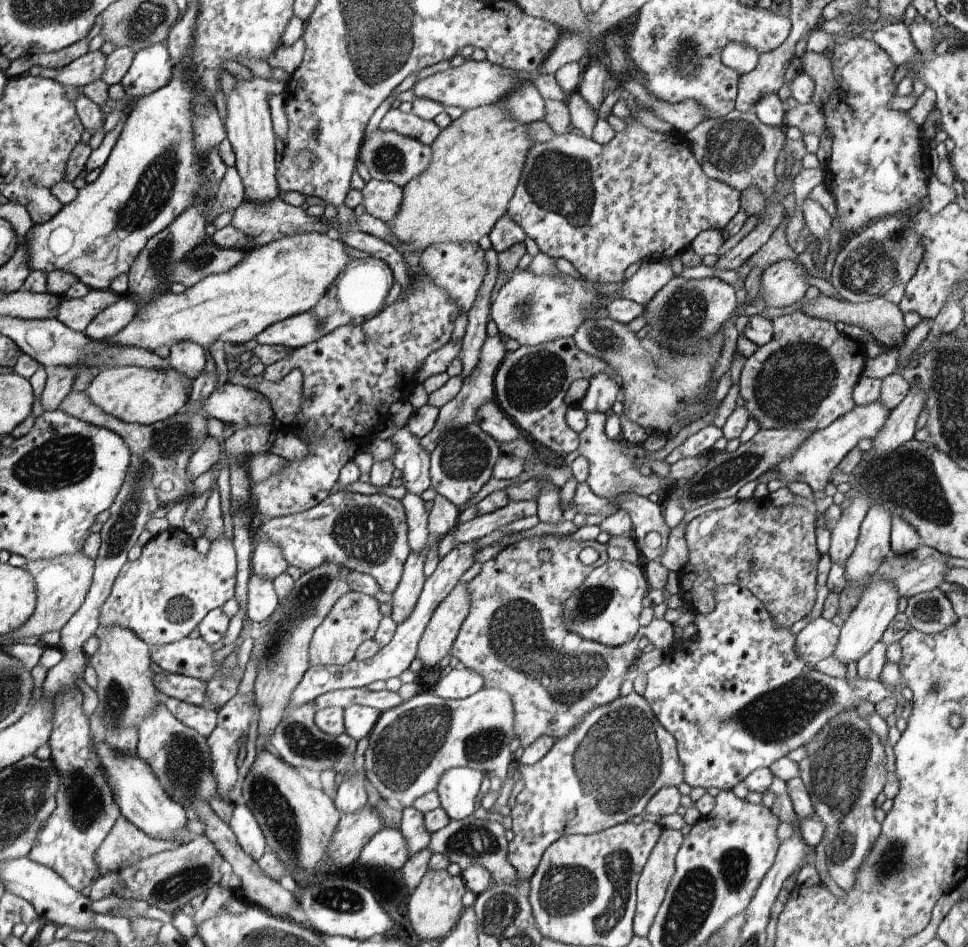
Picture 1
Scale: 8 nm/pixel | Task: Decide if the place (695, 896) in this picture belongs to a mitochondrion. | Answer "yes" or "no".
yes

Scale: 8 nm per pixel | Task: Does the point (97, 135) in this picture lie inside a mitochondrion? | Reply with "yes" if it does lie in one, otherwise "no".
no

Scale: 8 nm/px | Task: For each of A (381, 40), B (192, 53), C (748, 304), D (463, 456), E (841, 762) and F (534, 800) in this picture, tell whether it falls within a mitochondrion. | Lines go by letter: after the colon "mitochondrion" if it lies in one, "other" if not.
A: mitochondrion
B: other
C: other
D: mitochondrion
E: mitochondrion
F: other

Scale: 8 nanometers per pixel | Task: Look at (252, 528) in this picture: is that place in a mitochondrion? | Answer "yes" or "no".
no

